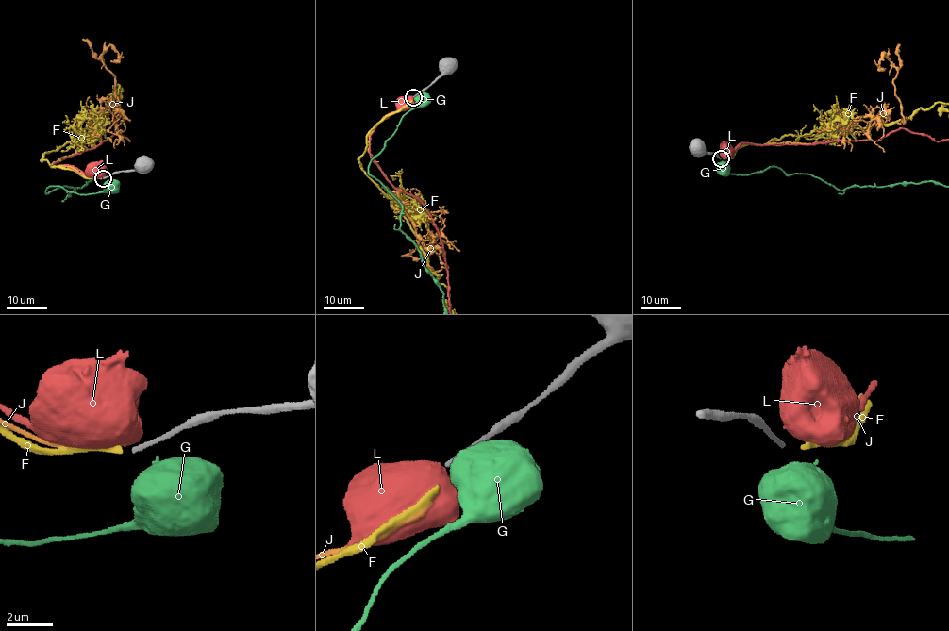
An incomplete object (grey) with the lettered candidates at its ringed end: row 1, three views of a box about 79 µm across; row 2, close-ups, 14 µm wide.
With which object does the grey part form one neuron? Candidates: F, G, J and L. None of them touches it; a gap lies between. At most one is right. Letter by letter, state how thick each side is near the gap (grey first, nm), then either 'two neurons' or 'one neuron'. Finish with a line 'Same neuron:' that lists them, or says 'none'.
F: 190 nm thick on the grey side, 280 nm on the other; two neurons
G: 190 nm thick on the grey side, 950 nm on the other; two neurons
J: 190 nm thick on the grey side, 170 nm on the other; two neurons
L: 190 nm thick on the grey side, 750 nm on the other; two neurons
Same neuron: none

